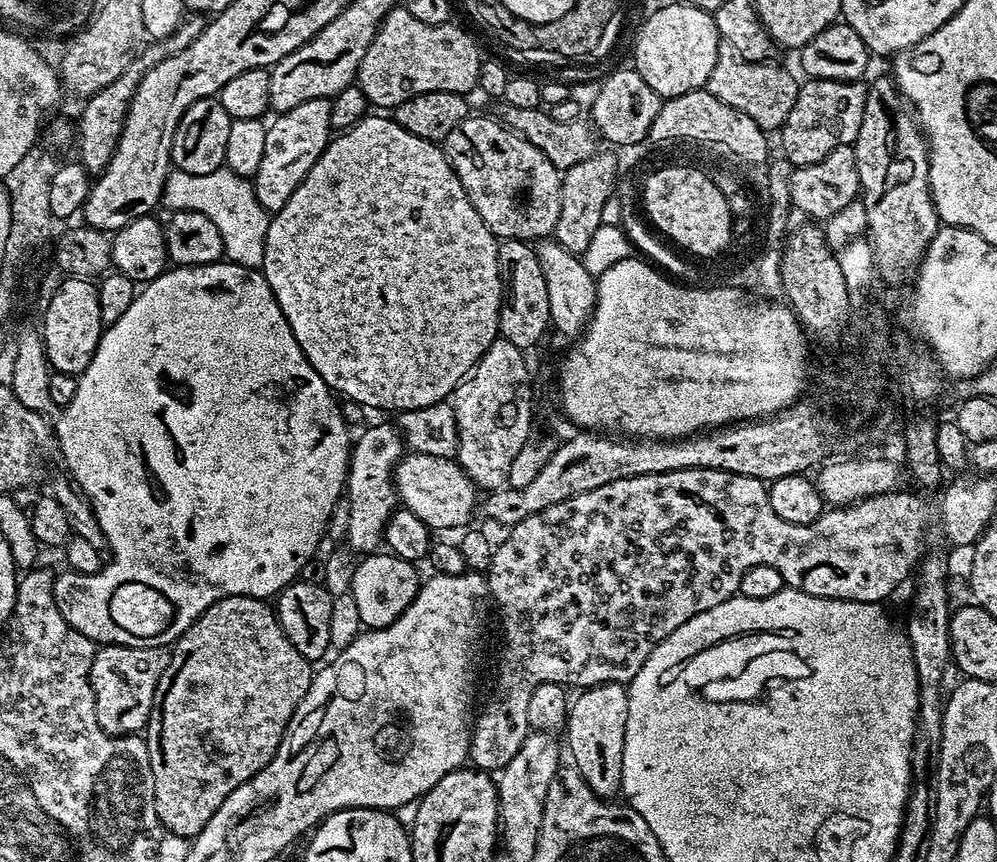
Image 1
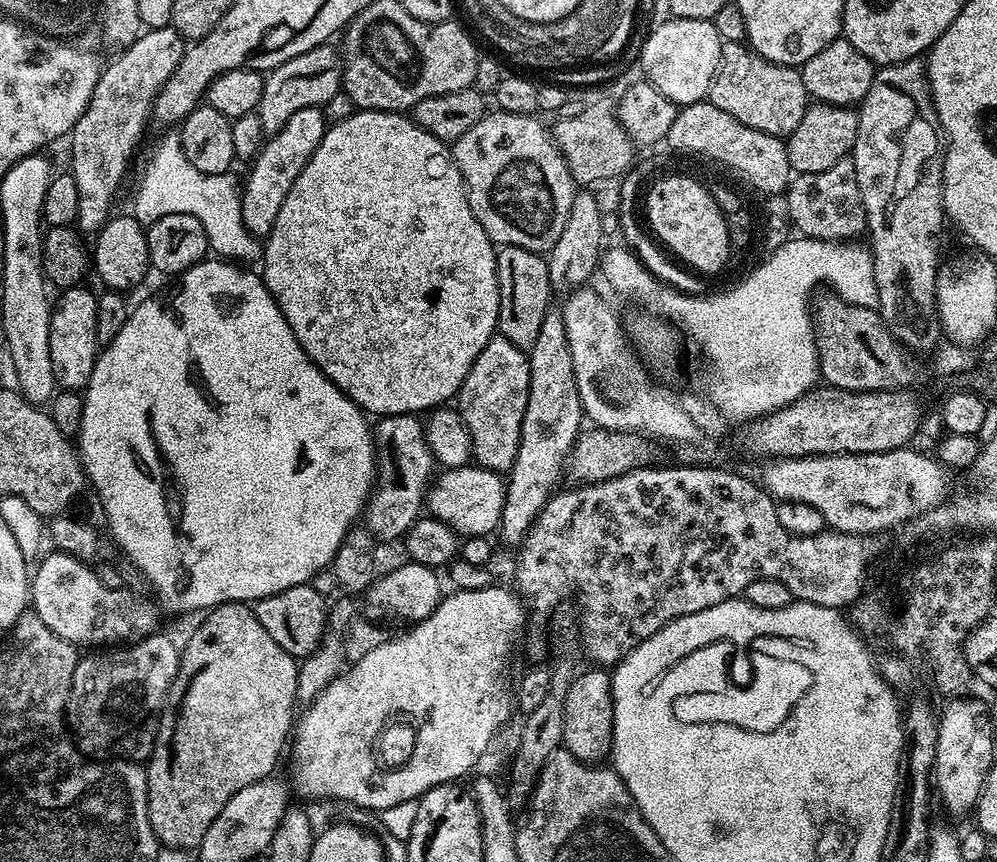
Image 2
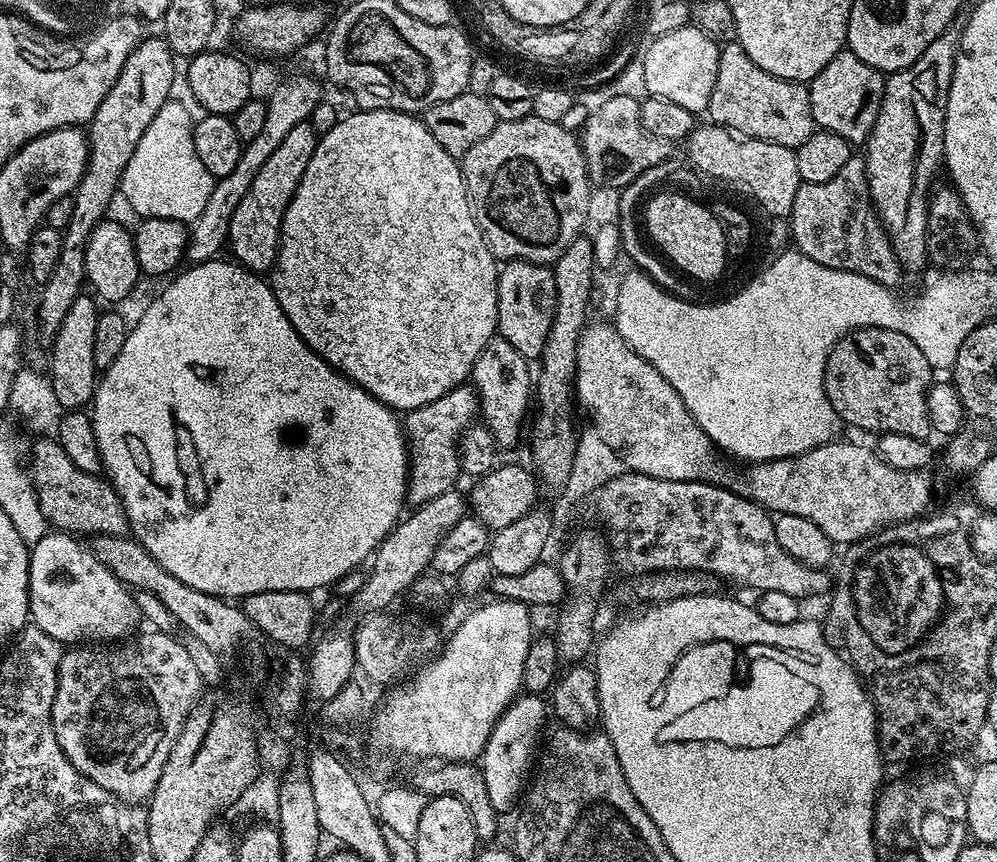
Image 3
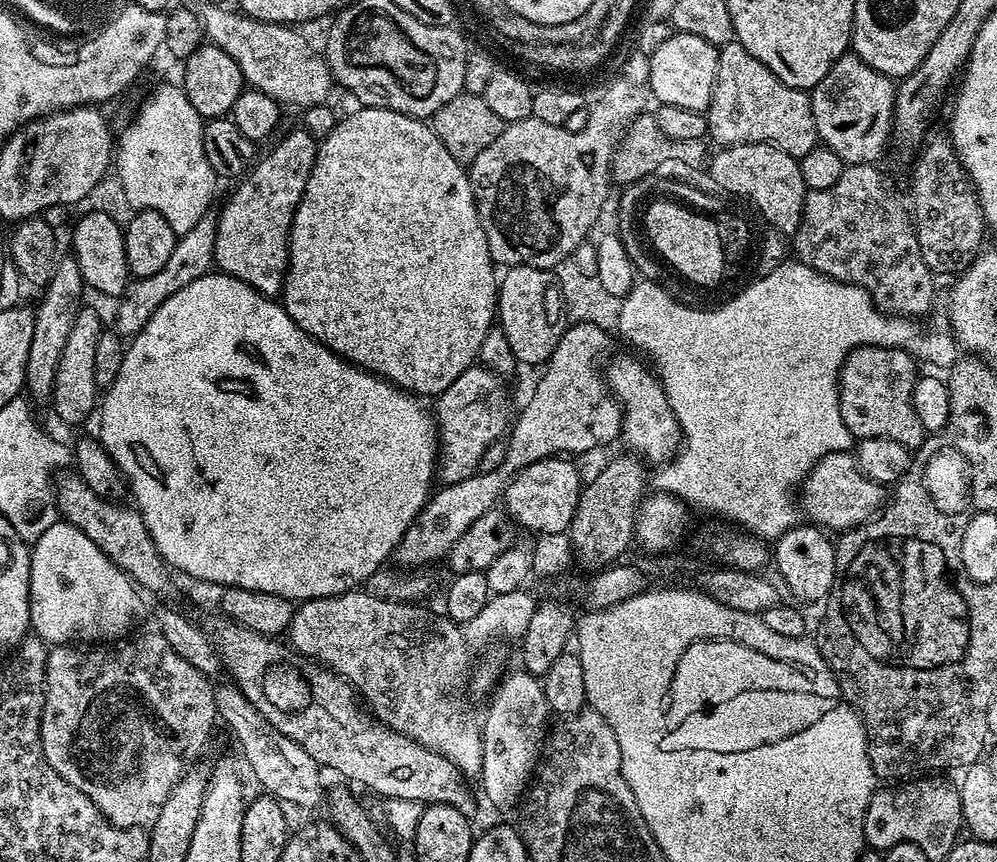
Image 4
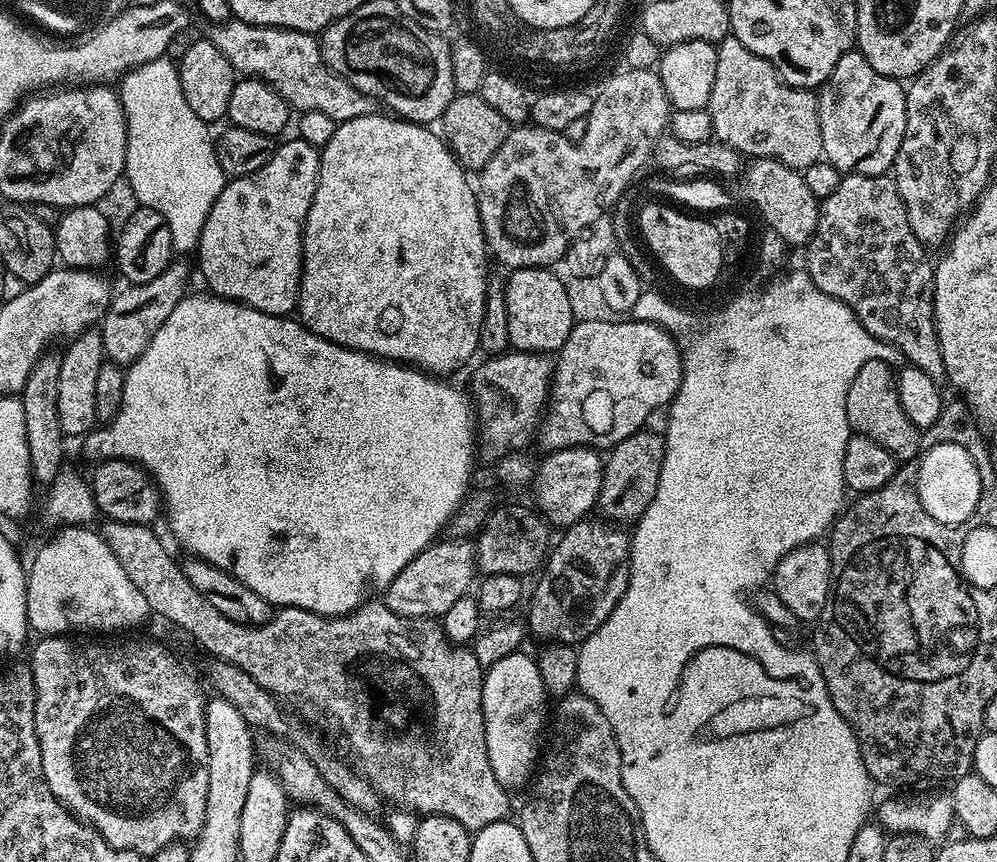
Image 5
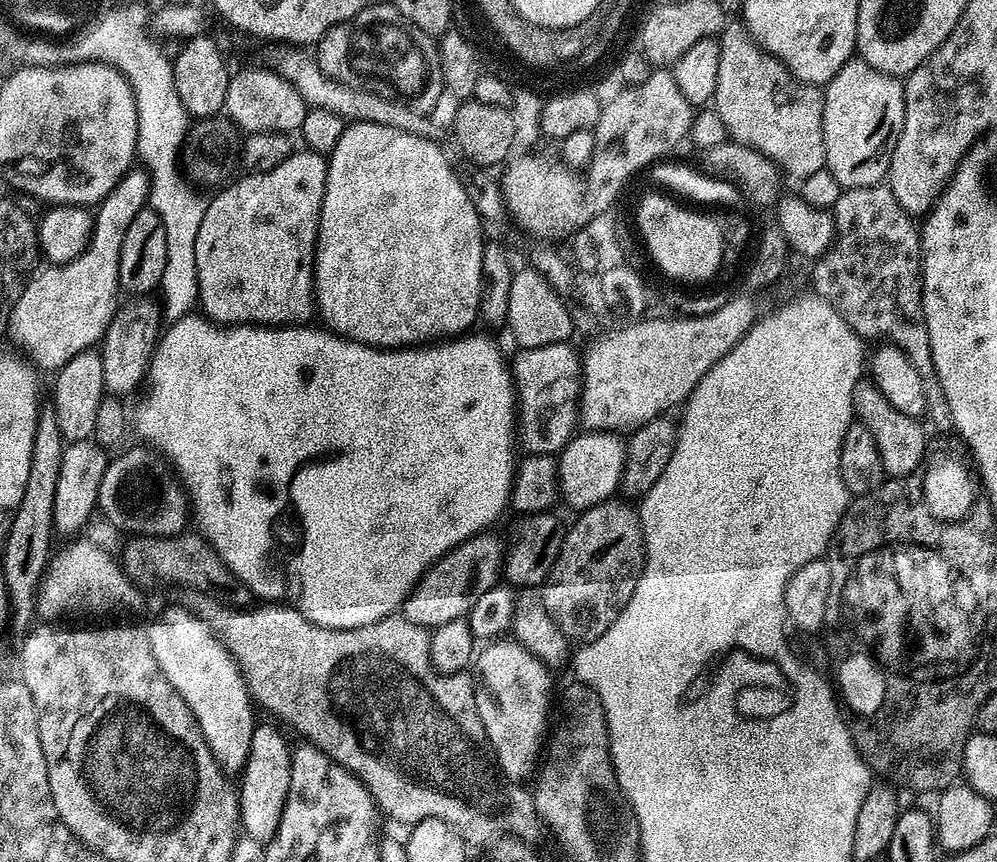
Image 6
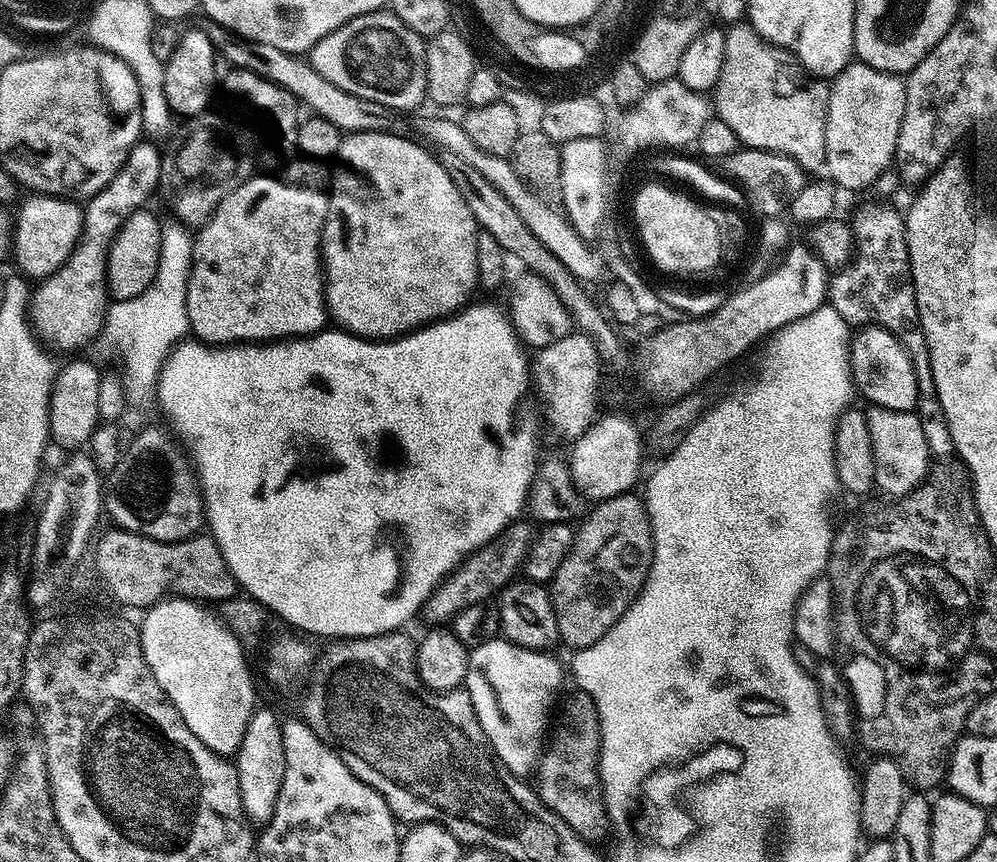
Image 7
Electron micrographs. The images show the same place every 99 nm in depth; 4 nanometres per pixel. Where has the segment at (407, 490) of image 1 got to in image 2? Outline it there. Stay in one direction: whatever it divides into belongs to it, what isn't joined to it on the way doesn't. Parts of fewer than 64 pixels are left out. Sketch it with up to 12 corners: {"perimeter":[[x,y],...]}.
{"perimeter":[[445,467],[427,511],[461,537],[491,537],[508,494],[505,477]]}

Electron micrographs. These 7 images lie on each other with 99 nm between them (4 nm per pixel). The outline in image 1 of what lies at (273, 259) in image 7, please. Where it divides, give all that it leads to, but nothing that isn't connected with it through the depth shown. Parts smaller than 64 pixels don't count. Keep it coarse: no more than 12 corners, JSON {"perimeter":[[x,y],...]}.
{"perimeter":[[310,98],[267,125],[258,202],[275,214],[334,135],[332,101]]}

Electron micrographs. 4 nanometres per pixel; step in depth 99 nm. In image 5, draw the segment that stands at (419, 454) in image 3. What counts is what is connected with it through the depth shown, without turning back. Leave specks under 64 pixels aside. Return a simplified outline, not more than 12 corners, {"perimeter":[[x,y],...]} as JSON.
{"perimeter":[[509,350],[476,368],[478,456],[533,443],[551,355]]}

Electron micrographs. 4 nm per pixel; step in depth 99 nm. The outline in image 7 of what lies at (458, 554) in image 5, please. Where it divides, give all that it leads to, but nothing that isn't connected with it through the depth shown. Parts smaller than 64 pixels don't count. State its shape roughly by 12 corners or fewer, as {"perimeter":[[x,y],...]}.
{"perimeter":[[518,519],[469,556],[424,607],[447,623],[523,567],[537,525]]}

